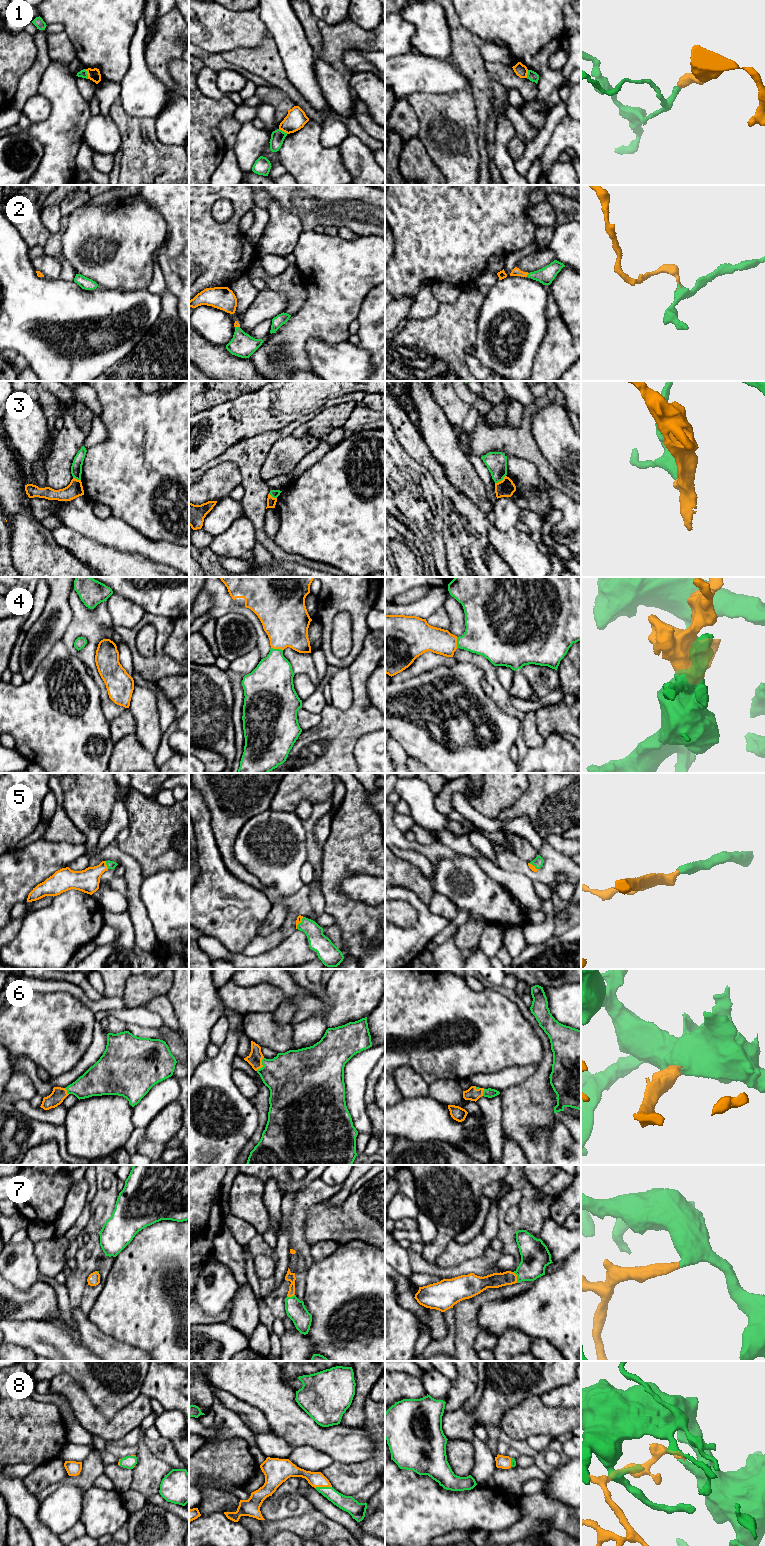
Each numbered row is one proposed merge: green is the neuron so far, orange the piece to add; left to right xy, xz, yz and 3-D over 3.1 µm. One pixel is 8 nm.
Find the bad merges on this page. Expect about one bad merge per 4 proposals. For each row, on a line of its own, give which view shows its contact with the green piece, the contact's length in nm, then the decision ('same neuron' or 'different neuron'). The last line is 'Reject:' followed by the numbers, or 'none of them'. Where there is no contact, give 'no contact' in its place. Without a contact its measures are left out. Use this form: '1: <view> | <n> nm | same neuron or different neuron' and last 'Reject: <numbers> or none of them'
1: xy | 80 nm | different neuron
2: yz | 40 nm | same neuron
3: yz | 110 nm | different neuron
4: xz | 100 nm | same neuron
5: xy | 70 nm | same neuron
6: xz | 130 nm | same neuron
7: yz | 90 nm | same neuron
8: xz | 140 nm | same neuron
Reject: 1, 3

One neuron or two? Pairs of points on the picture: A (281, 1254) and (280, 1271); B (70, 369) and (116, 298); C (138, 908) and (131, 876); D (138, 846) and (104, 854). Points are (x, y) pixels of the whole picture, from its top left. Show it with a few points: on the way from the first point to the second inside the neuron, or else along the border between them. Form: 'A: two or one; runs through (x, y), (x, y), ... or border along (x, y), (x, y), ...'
A: one; runs through (281, 1258), (281, 1267)
B: one; runs through (80, 351), (115, 316)
C: one; runs through (134, 900), (133, 884)
D: two; border along (117, 843), (121, 850), (129, 854), (139, 864)

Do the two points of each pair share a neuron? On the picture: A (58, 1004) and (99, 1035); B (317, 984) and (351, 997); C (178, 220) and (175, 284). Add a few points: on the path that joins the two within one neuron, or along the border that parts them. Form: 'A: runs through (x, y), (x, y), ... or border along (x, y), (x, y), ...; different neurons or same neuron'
A: border along (97, 1021), (94, 1026), (92, 1042), (84, 1053); different neurons
B: border along (326, 985), (326, 996), (330, 1002), (327, 1012); different neurons
C: runs through (178, 236), (178, 268); same neuron

